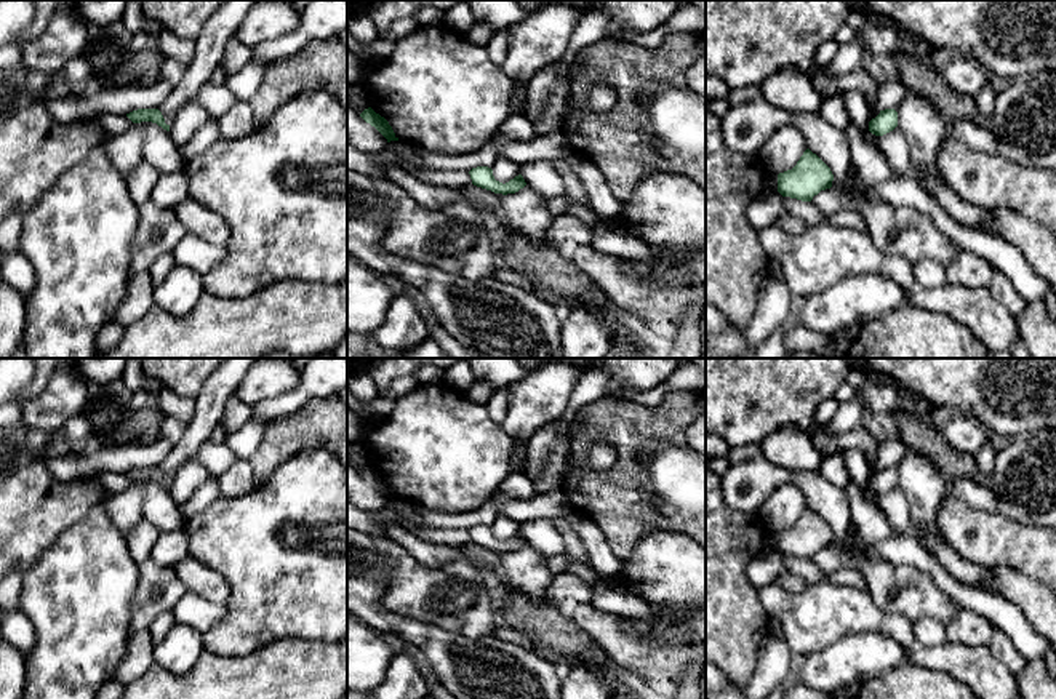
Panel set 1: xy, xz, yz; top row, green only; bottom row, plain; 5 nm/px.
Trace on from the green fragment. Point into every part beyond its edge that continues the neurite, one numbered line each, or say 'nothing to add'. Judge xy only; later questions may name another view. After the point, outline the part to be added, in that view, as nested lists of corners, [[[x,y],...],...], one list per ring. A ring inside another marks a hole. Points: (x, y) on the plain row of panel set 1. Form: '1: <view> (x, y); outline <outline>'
nothing to add

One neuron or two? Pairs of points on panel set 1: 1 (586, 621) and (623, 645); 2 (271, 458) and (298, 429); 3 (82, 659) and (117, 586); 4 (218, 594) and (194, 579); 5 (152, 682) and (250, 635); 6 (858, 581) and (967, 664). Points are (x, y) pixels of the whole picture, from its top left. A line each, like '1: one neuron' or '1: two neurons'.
1: one neuron
2: one neuron
3: one neuron
4: one neuron
5: two neurons
6: two neurons

